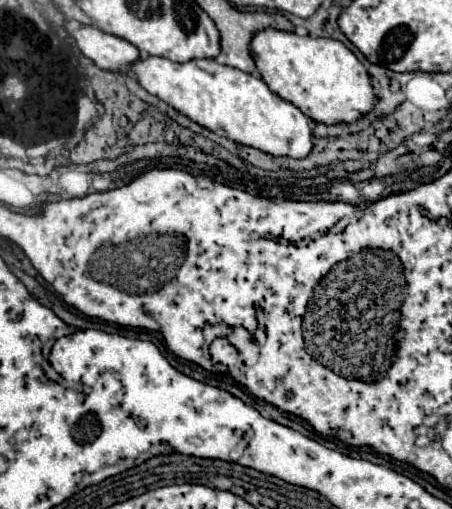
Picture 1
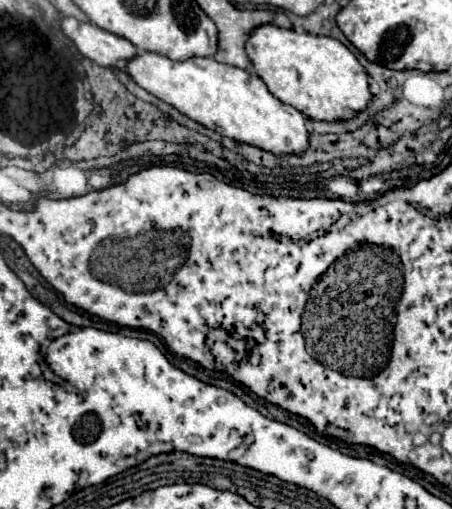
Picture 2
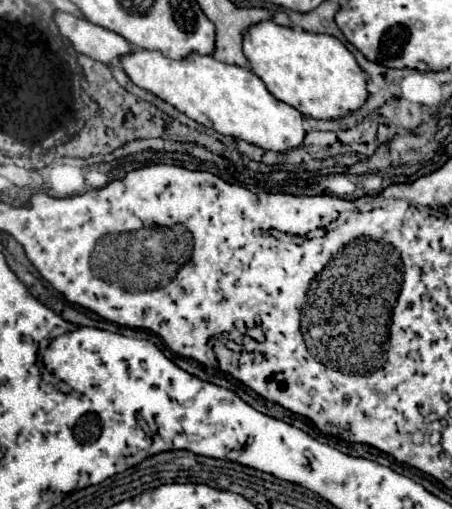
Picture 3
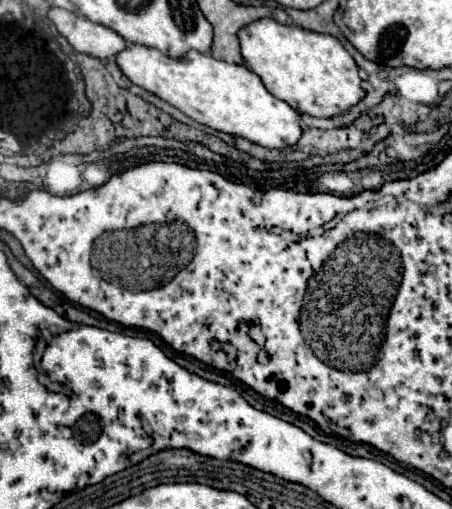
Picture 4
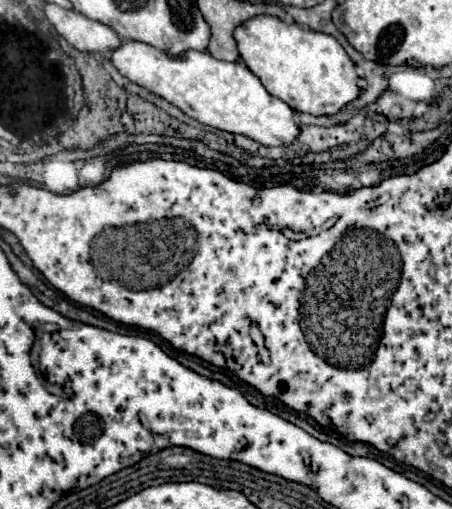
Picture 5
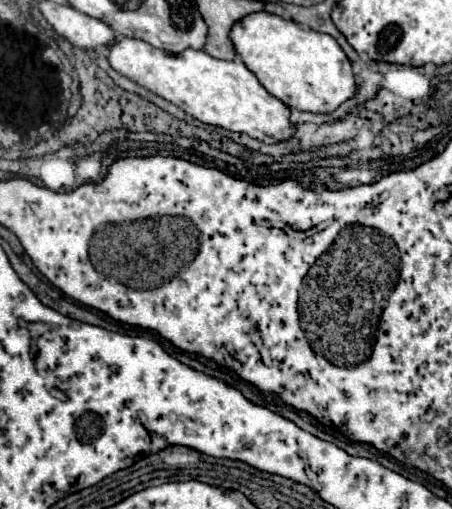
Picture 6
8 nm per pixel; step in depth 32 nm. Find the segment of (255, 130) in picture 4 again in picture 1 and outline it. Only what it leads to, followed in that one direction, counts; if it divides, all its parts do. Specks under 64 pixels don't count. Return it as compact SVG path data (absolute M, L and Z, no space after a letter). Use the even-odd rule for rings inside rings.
M142 56L132 70L136 72L140 86L150 94L158 96L192 122L218 136L234 140L236 144L288 158L306 158L314 148L314 134L308 116L292 102L274 94L256 74L228 68L216 60L190 60L186 64L176 64L158 56Z

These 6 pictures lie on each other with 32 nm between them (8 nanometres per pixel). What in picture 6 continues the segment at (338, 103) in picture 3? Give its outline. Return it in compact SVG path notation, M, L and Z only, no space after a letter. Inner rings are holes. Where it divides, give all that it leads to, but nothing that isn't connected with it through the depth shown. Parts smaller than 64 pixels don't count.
M256 12L234 24L232 42L240 60L256 74L260 84L278 100L290 108L330 114L342 102L356 96L356 76L352 64L338 42L310 28L300 28L296 22L288 22L276 14Z

